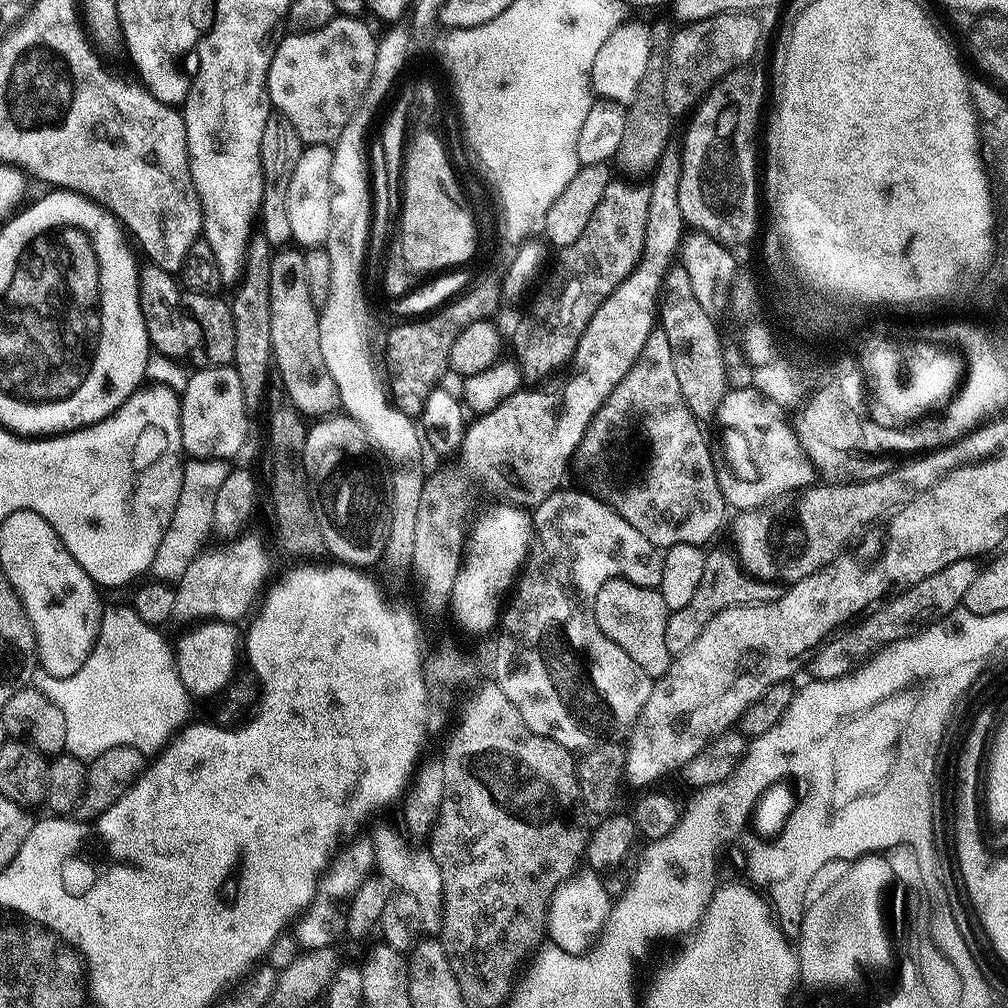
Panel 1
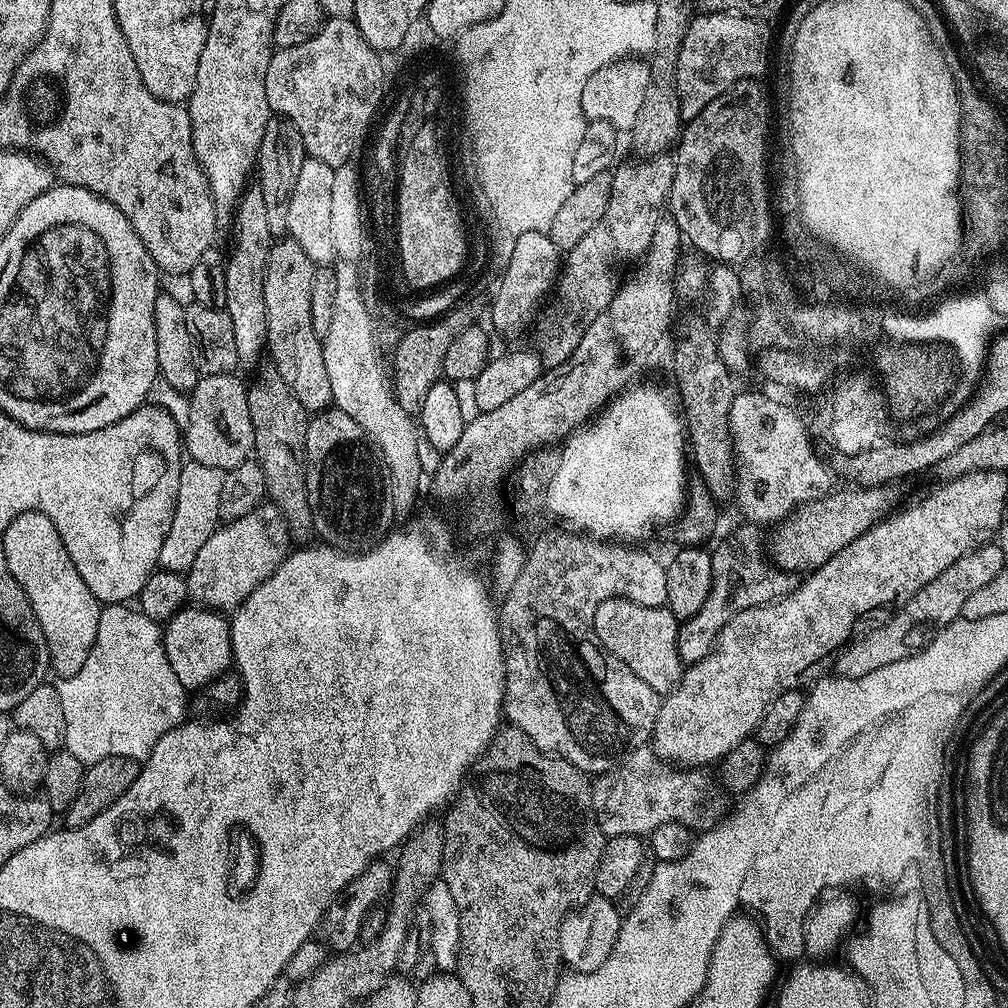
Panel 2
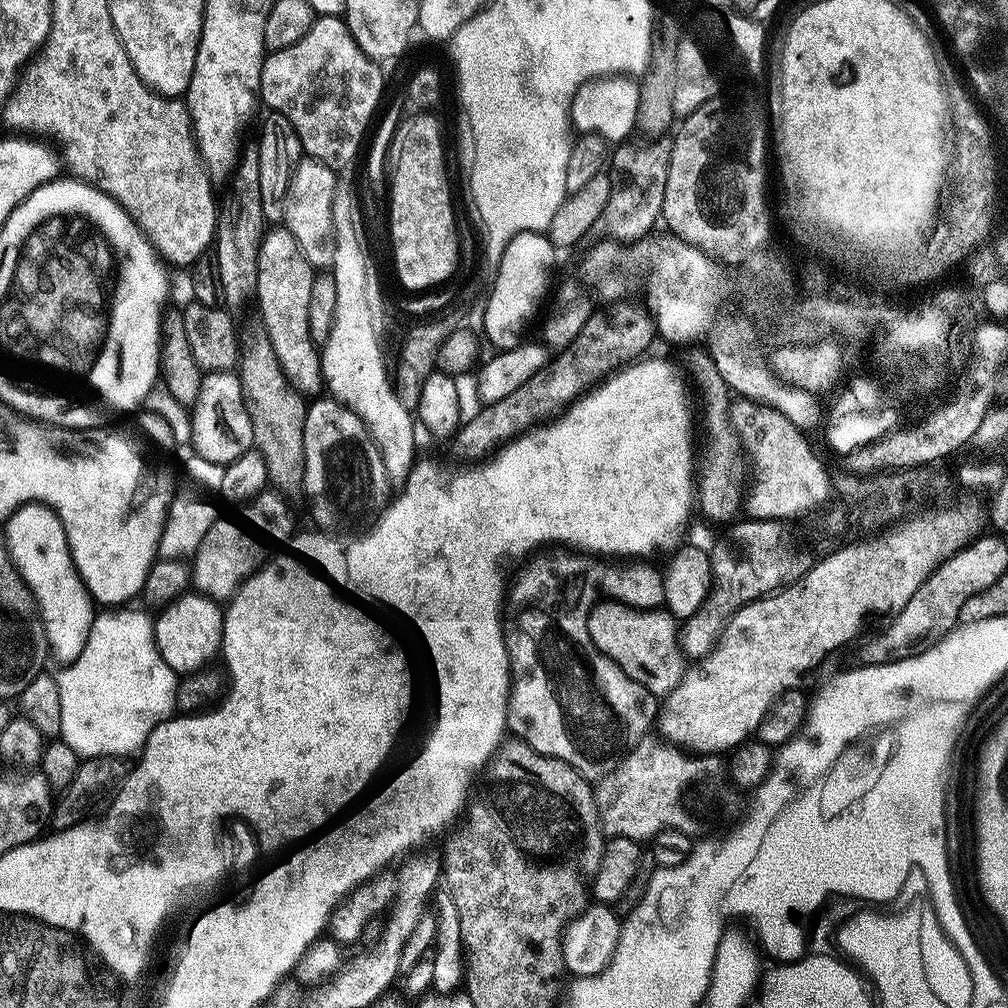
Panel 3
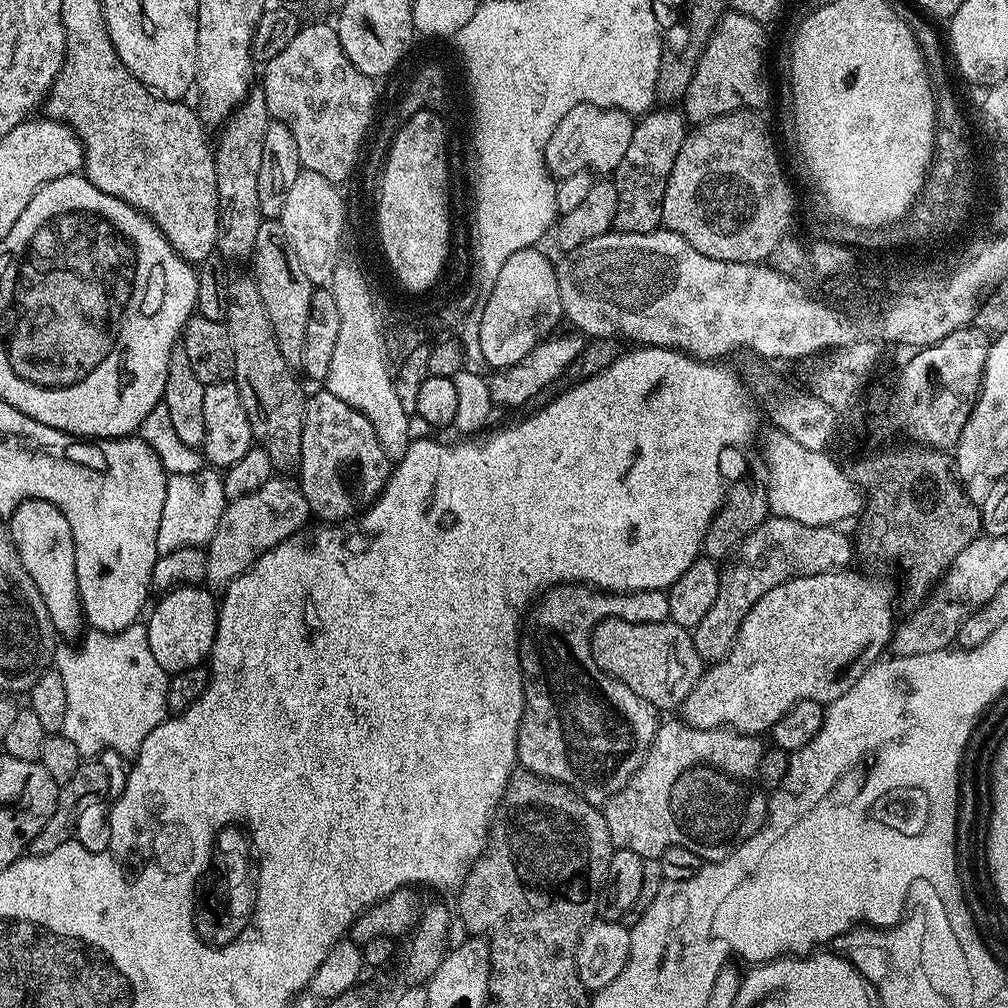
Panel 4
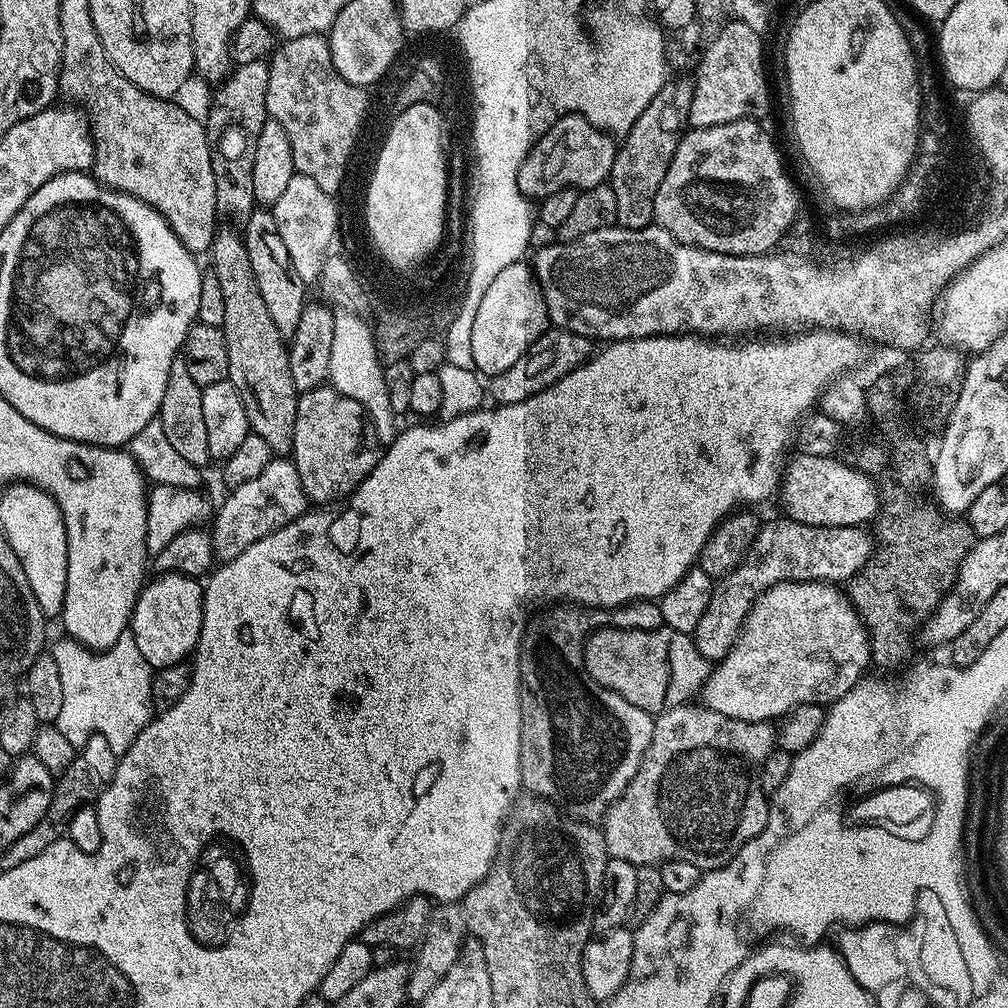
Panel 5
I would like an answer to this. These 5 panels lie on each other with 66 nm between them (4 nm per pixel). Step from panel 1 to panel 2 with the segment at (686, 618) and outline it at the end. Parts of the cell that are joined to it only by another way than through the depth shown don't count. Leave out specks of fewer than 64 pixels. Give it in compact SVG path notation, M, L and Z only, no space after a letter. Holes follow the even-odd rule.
M744 522L741 525L741 528L734 529L725 540L717 542L716 548L711 549L710 592L706 594L705 601L698 606L696 613L679 625L676 642L678 654L685 665L696 664L701 657L711 651L716 637L728 619L747 608L769 604L774 598L775 592L772 591L776 588L778 572L766 555L765 537L760 537L761 529L757 525L751 522Z

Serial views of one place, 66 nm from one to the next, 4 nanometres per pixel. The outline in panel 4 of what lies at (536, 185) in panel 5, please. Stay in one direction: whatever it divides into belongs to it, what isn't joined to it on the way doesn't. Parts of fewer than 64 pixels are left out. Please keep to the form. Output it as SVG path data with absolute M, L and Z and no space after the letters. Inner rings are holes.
M597 104L574 106L558 122L550 142L544 148L544 162L548 165L549 173L560 178L573 176L576 172L615 173L618 162L626 158L626 150L630 147L634 120L628 116L631 115L627 111L616 106L607 108L599 108Z

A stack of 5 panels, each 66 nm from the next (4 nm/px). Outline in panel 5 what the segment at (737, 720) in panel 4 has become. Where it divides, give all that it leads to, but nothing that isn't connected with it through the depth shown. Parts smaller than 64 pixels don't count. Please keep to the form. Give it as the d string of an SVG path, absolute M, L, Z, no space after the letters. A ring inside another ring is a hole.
M783 582L774 585L773 588L767 589L767 591L761 595L764 597L761 598L758 604L759 609L756 612L756 617L748 624L748 630L746 624L746 631L743 633L742 639L735 645L735 648L727 659L717 667L721 668L718 669L713 676L711 673L711 675L707 677L702 689L703 695L708 695L708 700L706 700L707 707L713 708L716 712L726 714L730 718L738 718L739 720L759 724L761 722L775 721L775 716L777 716L777 718L783 718L787 716L793 708L797 708L803 704L831 706L849 692L853 691L853 689L865 679L866 673L864 673L864 671L870 668L872 664L872 642L869 629L866 627L857 605L855 608L836 588L839 587L832 582Z

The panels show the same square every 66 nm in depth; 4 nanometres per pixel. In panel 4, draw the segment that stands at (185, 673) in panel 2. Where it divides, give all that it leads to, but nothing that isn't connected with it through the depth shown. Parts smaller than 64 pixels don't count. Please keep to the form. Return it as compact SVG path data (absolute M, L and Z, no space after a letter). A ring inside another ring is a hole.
M181 586L163 593L159 599L152 617L146 620L150 650L154 650L154 658L158 658L158 666L162 666L169 674L175 674L187 668L201 667L211 657L212 647L216 641L217 597L212 597L204 586Z

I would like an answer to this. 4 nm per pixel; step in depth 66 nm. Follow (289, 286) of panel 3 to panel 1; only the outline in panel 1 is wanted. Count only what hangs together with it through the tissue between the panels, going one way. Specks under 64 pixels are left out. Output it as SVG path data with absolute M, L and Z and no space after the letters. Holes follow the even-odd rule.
M296 246L273 251L270 262L270 338L274 372L284 383L287 401L305 418L323 418L340 408L338 386L334 386L334 378L330 378L326 362L322 362L319 321L318 306L310 294L304 252Z

